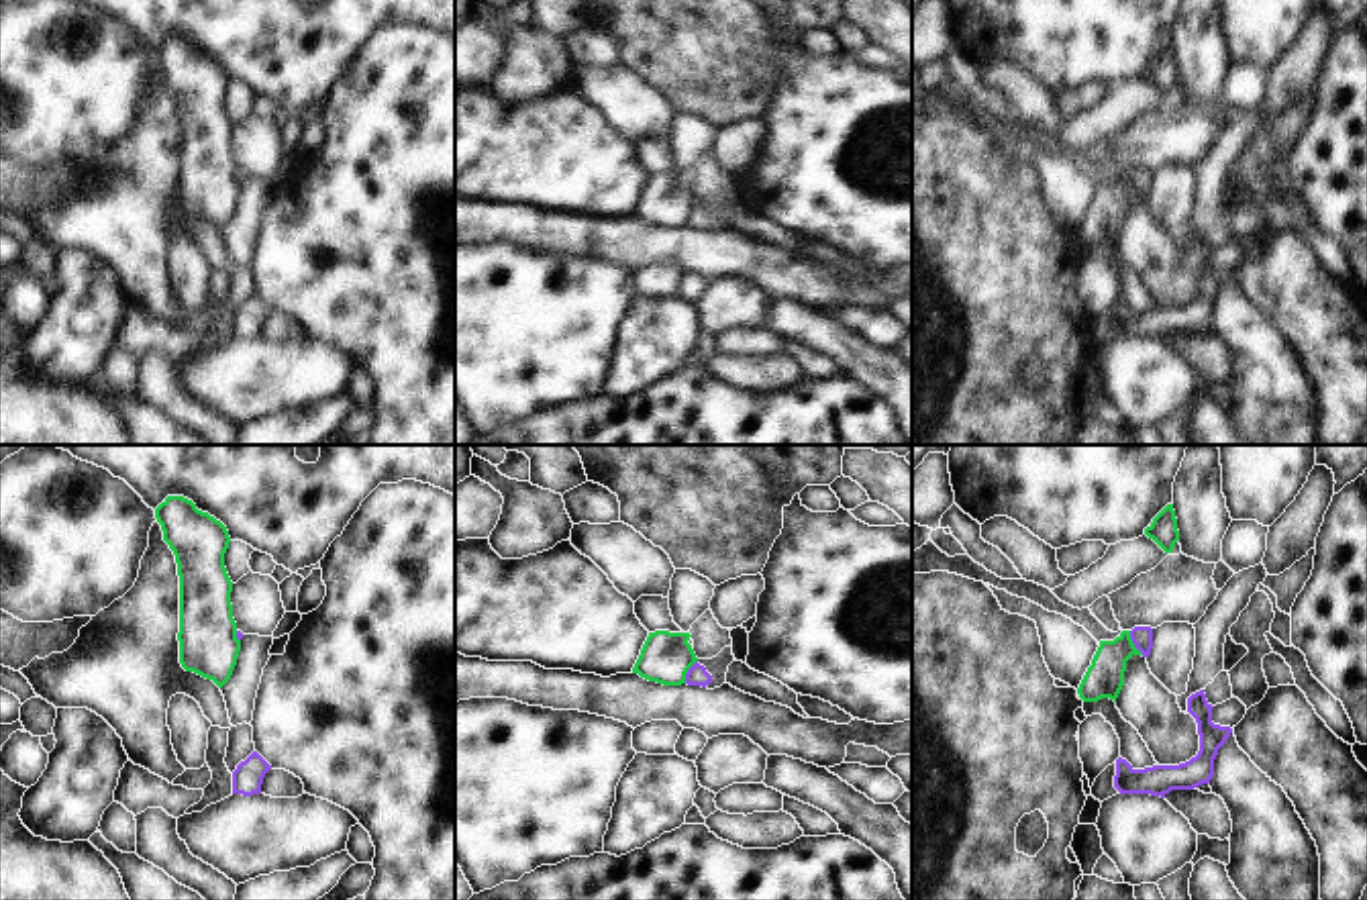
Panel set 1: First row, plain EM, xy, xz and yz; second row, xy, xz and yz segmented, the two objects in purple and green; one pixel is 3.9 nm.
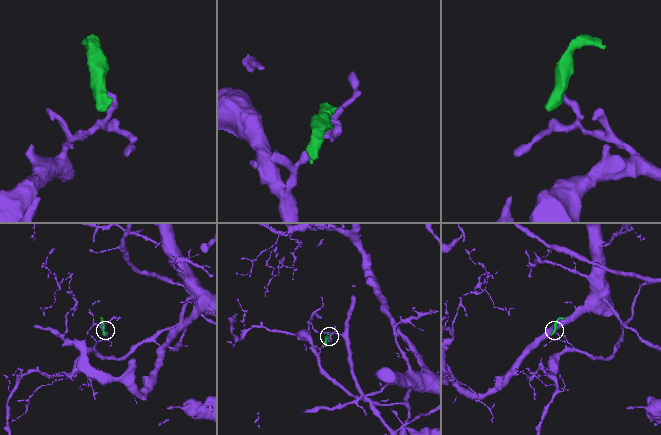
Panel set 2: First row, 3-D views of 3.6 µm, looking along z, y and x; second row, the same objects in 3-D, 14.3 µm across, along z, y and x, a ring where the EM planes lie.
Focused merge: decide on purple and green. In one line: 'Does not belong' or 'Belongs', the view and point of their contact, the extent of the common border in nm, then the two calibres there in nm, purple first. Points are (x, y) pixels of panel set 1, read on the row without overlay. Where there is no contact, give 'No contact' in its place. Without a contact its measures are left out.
Does not belong. Touches purple at yz (1135, 186). Shared border 110 nm. Thickness 80 nm (purple) against 160 nm

